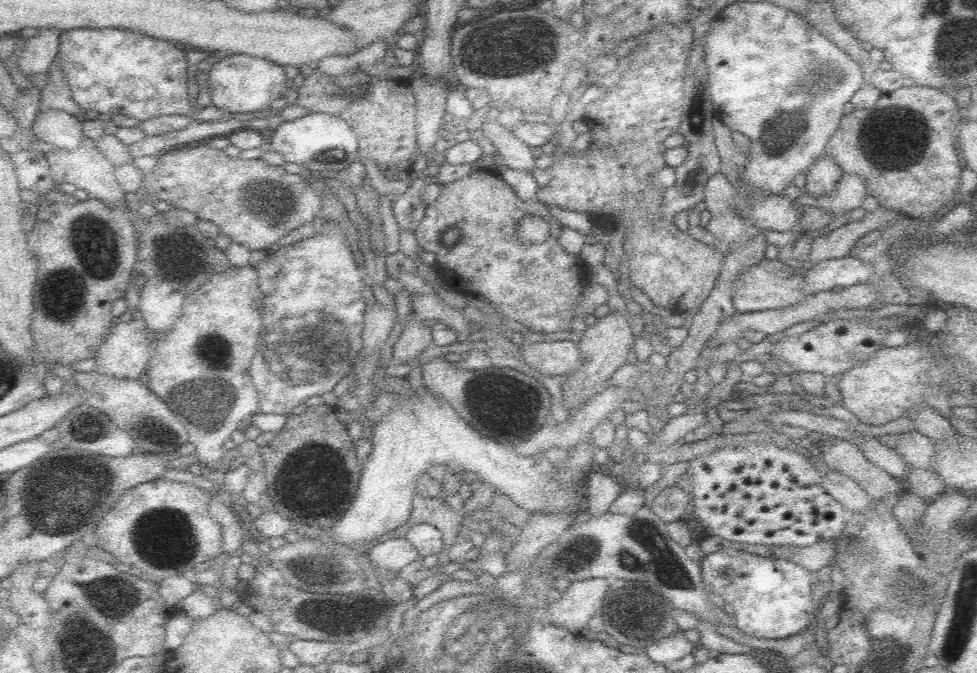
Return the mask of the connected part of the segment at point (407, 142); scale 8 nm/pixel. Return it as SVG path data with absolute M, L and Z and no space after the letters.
M317 66L304 80L298 92L298 104L310 113L326 113L343 118L358 138L358 160L374 161L378 172L388 180L408 180L413 163L419 158L415 123L416 99L408 81L387 78L386 70L346 72L340 75L322 73Z

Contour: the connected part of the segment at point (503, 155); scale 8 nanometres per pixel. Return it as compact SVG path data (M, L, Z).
M484 124L484 134L486 134L486 139L497 149L499 163L513 170L537 172L536 159L532 150L526 144L522 144L510 130L500 128L500 136L498 136L496 124L494 126Z

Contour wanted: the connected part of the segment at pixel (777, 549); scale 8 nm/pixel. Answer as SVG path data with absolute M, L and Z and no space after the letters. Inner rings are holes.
M828 539L808 546L790 546L790 544L778 546L778 544L774 544L774 546L770 546L770 552L772 552L772 556L799 564L808 572L814 574L823 566L833 565L836 542L837 539Z

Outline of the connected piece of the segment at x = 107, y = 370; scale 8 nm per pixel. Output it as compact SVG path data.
M132 319L128 322L114 324L106 340L100 344L94 370L102 375L112 377L139 378L150 362L150 356L154 354L154 342L157 335L146 325L144 319Z

